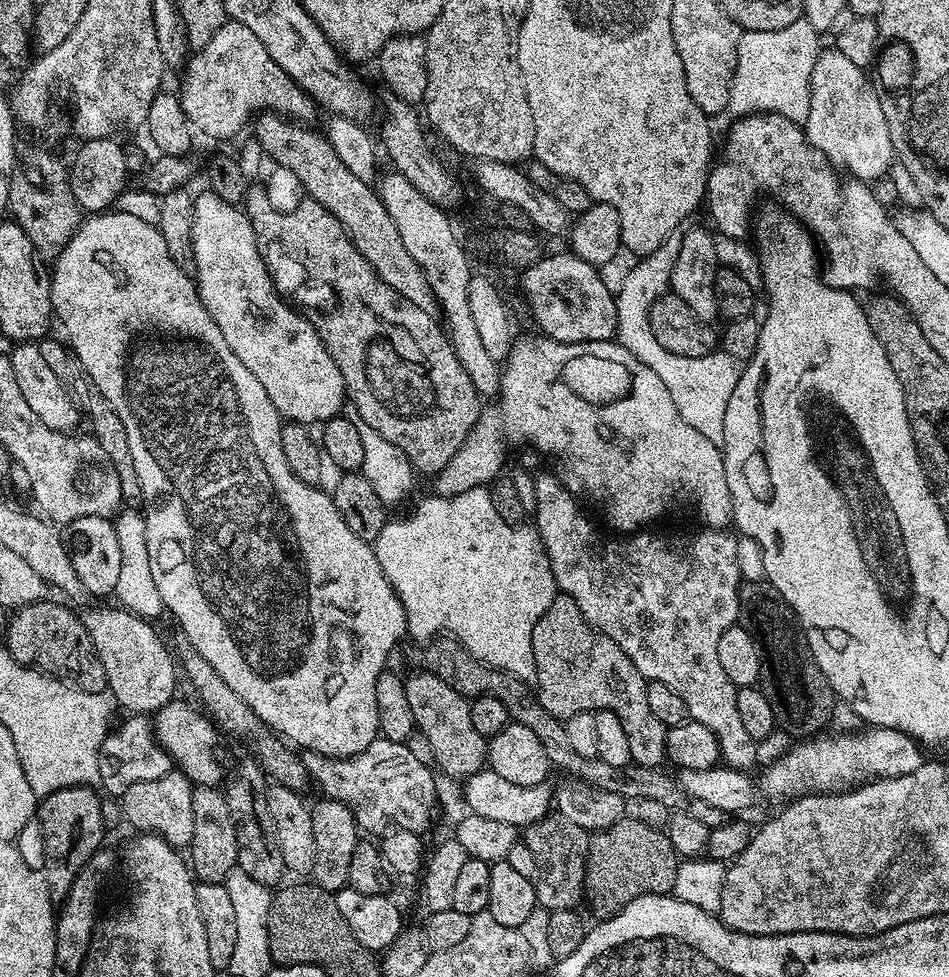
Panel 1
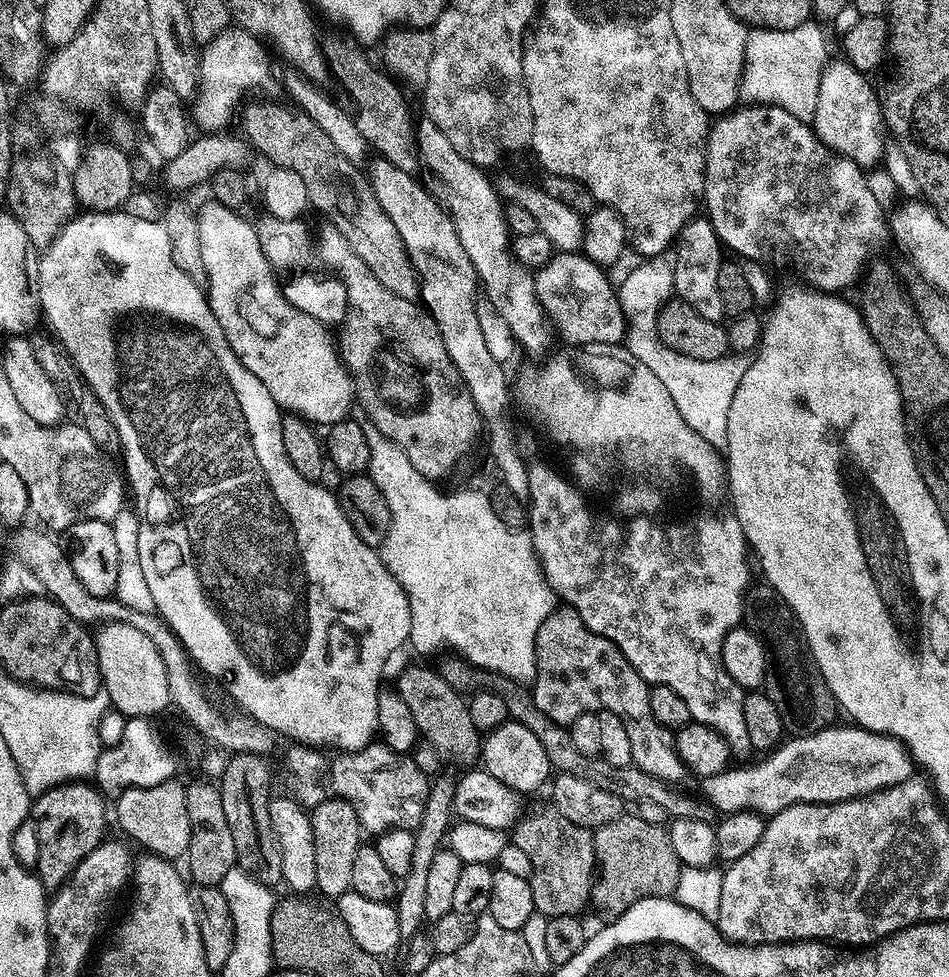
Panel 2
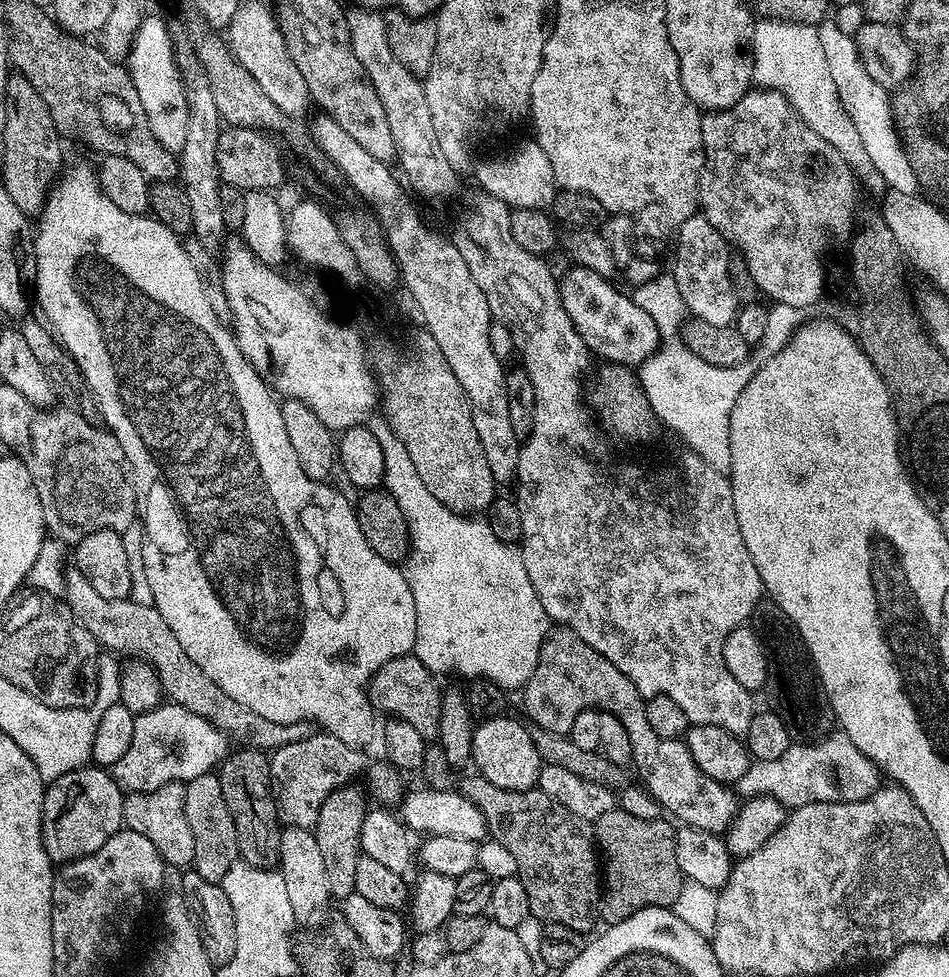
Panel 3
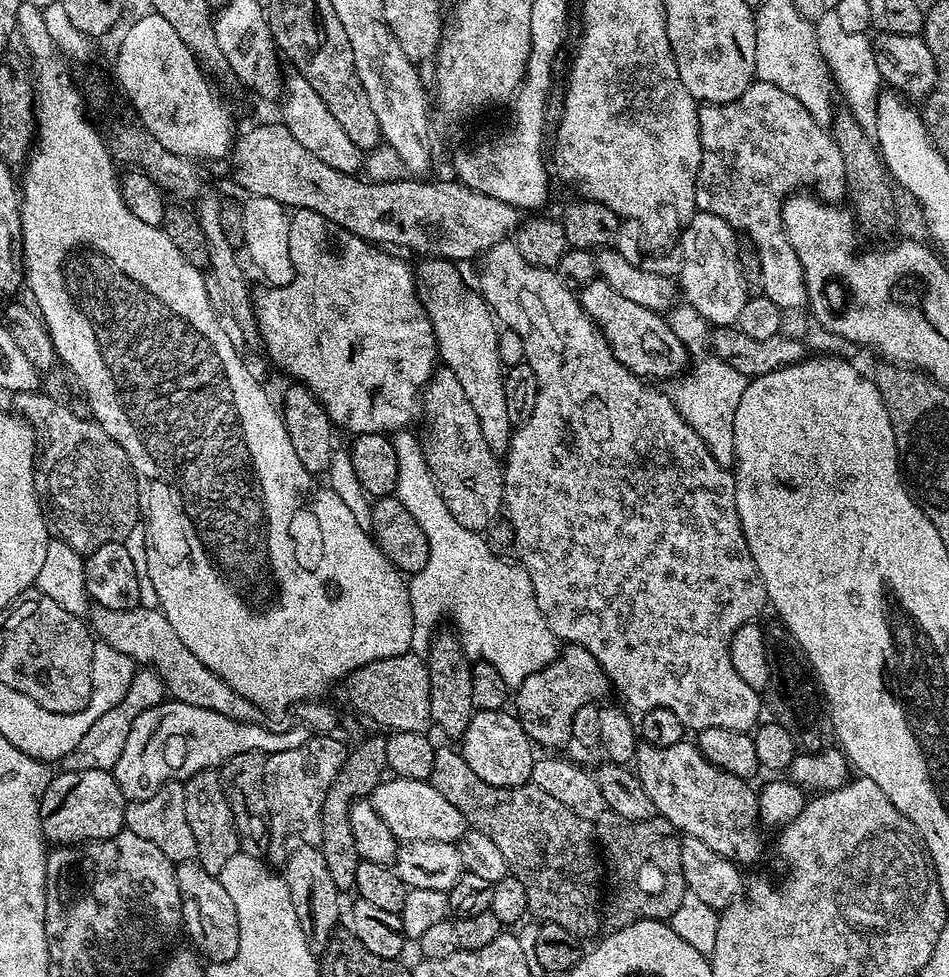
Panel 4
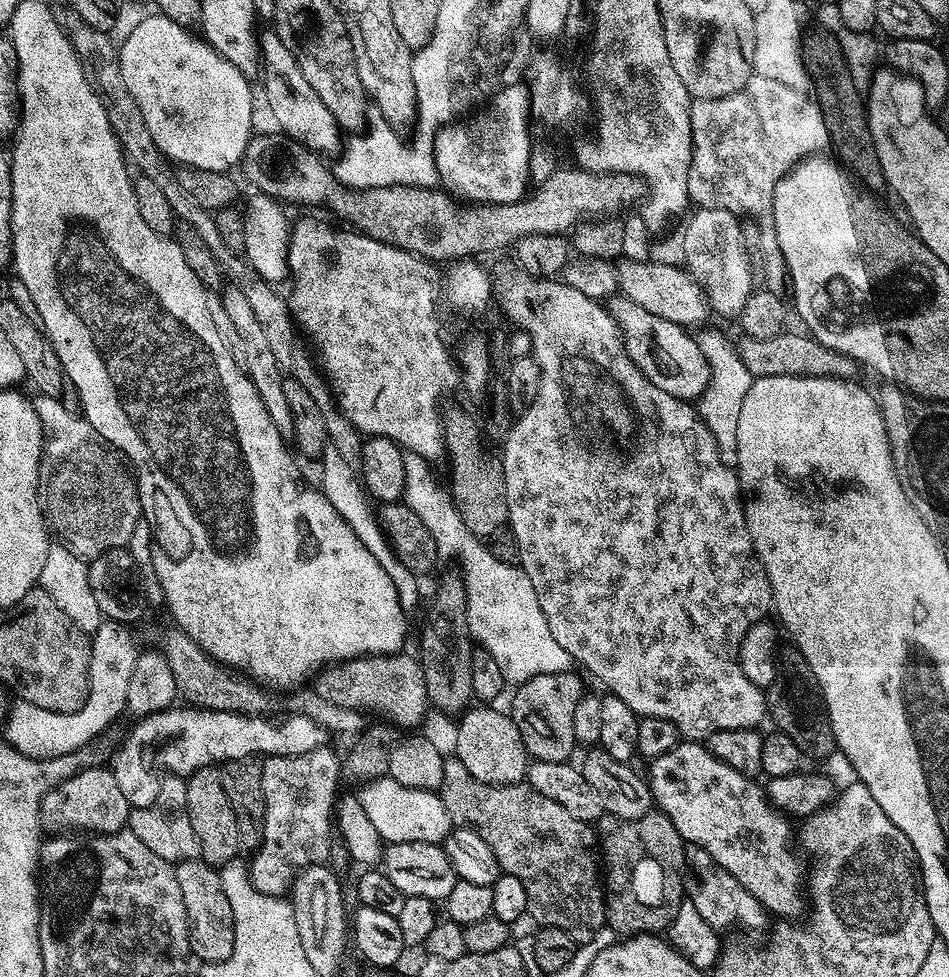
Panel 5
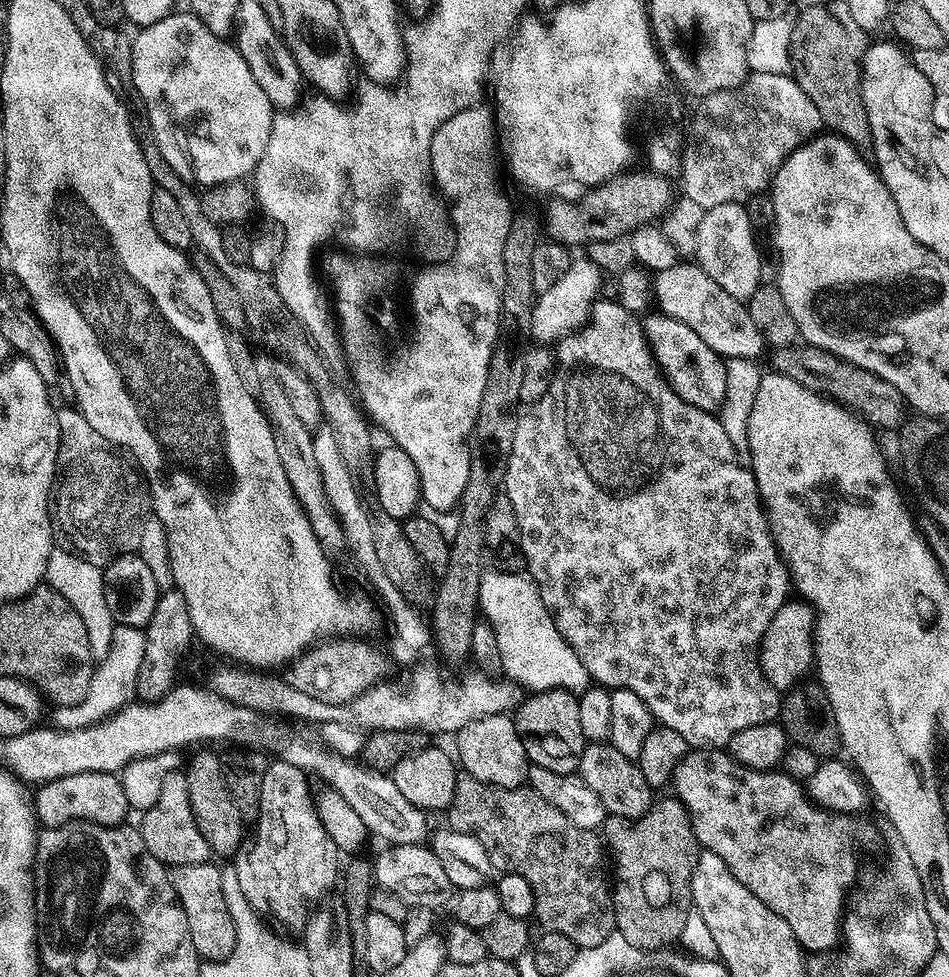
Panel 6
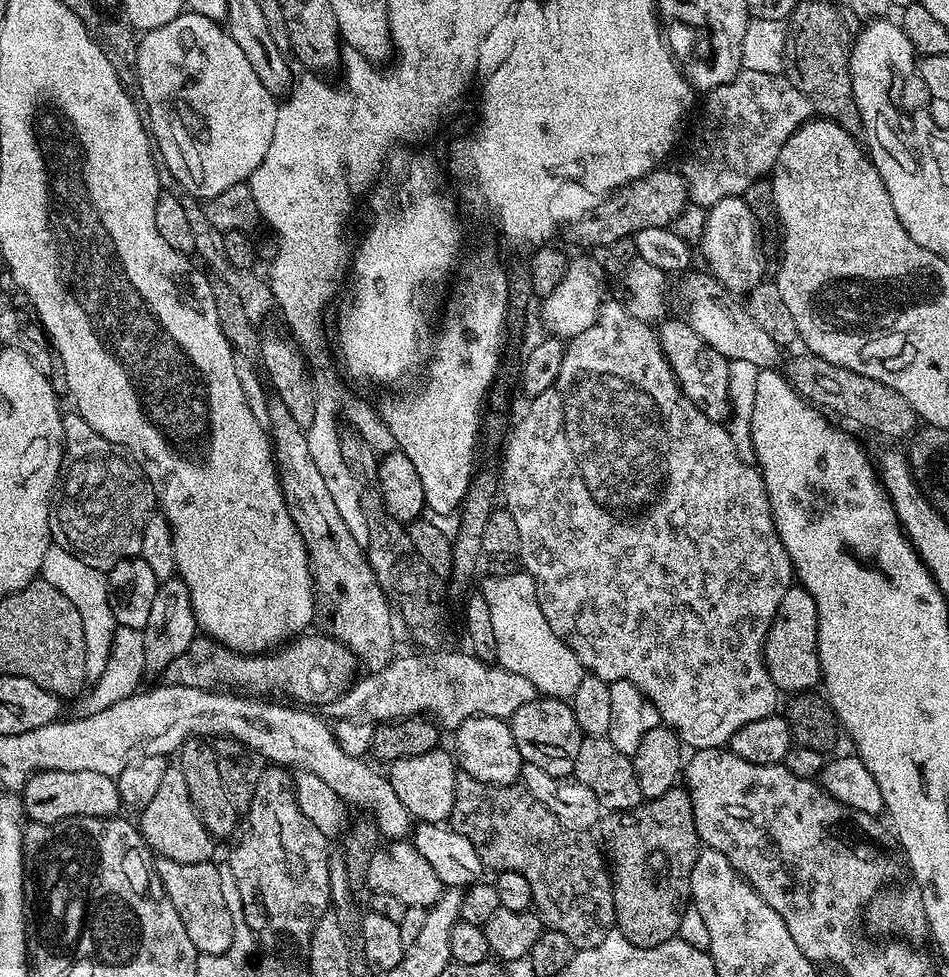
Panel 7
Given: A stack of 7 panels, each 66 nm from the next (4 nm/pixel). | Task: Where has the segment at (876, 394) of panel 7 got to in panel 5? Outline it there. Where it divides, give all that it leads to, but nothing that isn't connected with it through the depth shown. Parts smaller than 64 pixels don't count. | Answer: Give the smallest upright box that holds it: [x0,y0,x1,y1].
[738,330,858,378]

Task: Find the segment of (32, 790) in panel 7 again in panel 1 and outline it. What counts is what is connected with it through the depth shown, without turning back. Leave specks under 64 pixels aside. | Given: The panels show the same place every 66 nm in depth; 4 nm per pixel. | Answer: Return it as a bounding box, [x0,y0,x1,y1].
[39,786,106,901]

